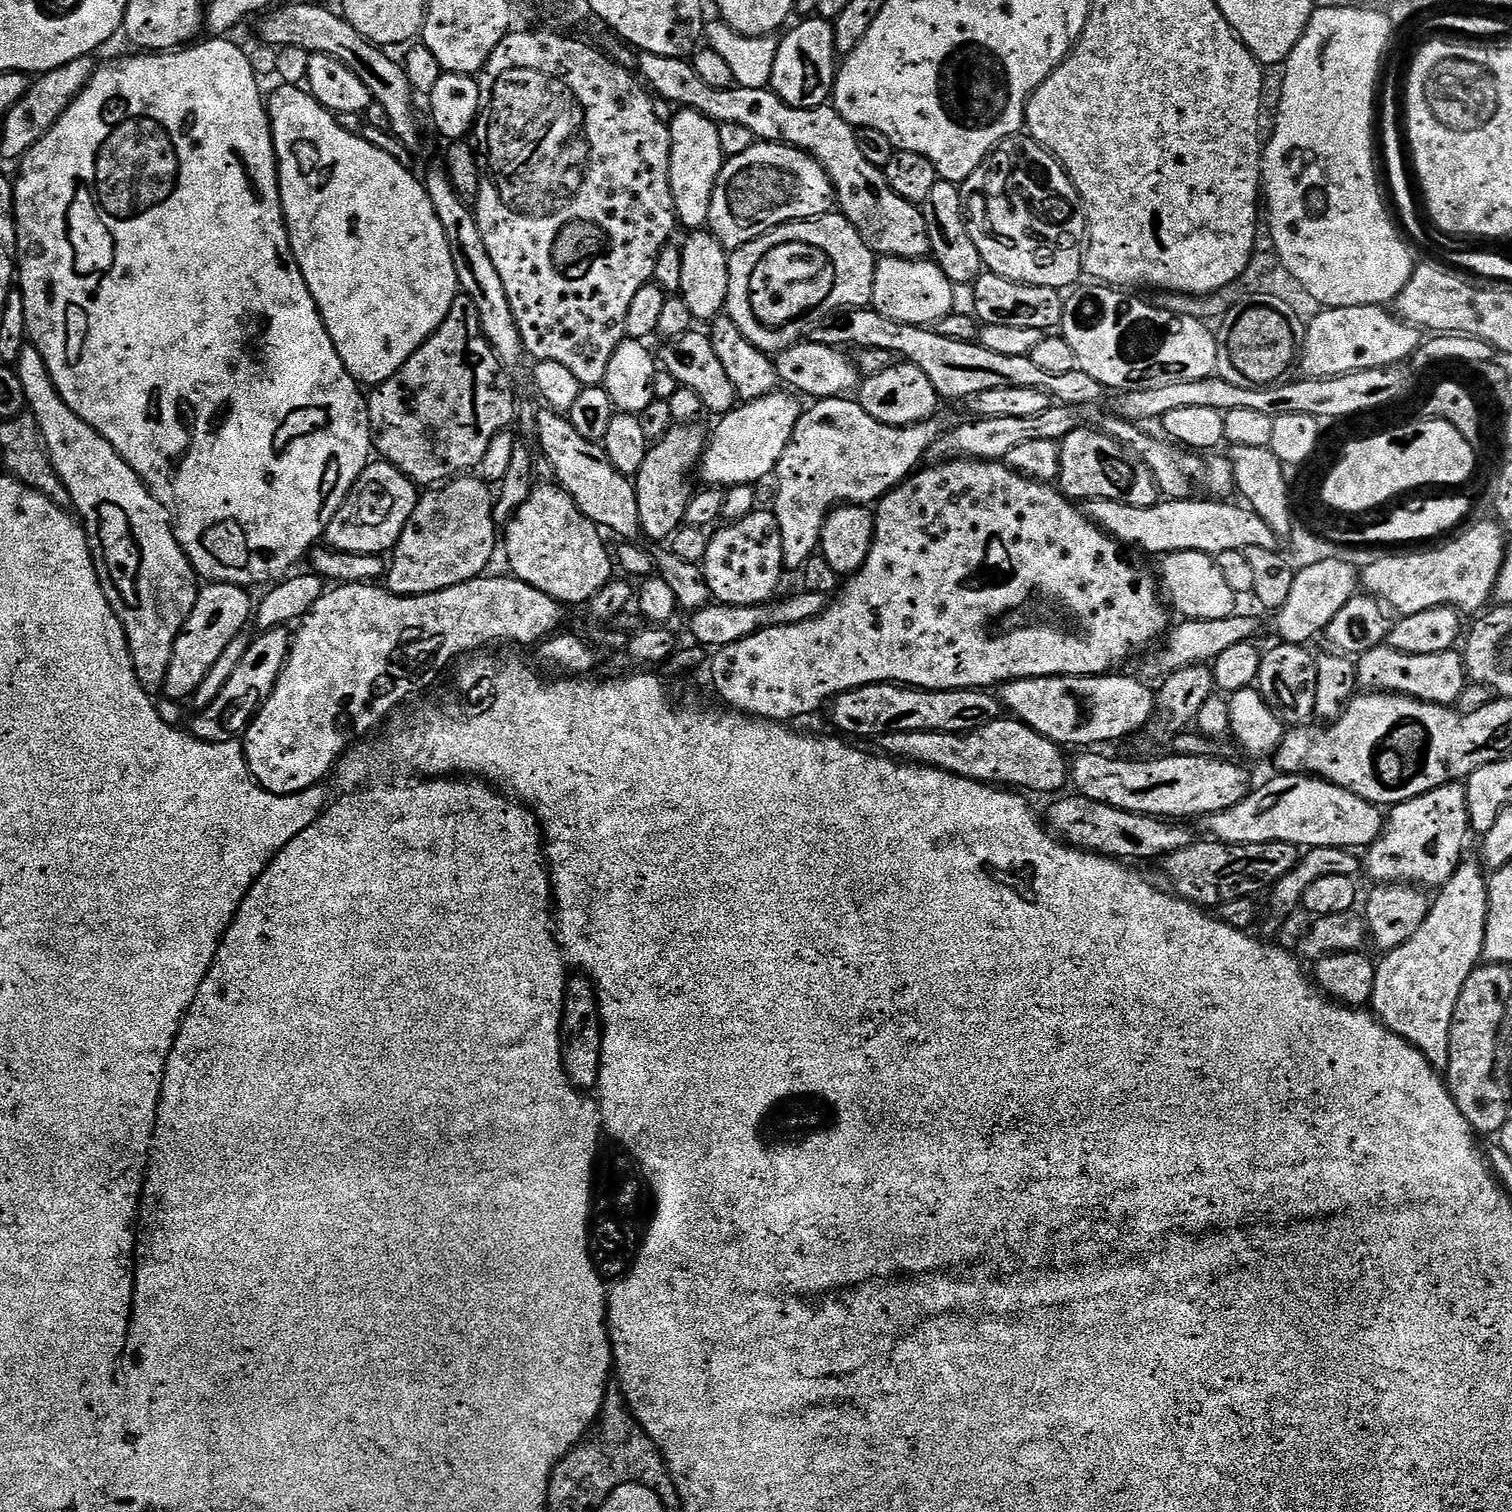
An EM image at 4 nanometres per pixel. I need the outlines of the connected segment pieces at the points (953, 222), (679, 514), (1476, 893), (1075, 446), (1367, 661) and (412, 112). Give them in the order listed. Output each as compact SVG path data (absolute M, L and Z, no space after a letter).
M937 179L936 185L931 188L929 196L923 202L922 211L926 222L926 234L932 247L931 259L935 260L942 274L950 278L953 286L971 285L980 277L984 263L978 254L978 246L974 246L968 233L961 189L948 180Z
M700 422L673 423L668 431L649 447L646 458L634 477L636 501L640 511L640 526L645 537L664 542L685 523L688 501L693 489L688 489L688 475L697 471L704 459L706 428Z
M1465 859L1435 896L1414 938L1379 957L1370 1008L1385 1028L1414 1045L1433 1068L1444 1070L1448 1067L1451 1018L1458 996L1484 955L1488 917L1485 869L1475 859Z
M1078 426L1069 436L1059 441L1059 491L1073 502L1087 502L1094 498L1110 498L1126 506L1154 506L1161 499L1154 474L1134 458L1132 453L1114 438L1095 427Z
M1383 644L1374 650L1363 652L1355 661L1355 665L1356 679L1361 689L1410 696L1443 706L1455 705L1468 683L1464 657L1457 649L1440 654L1404 655Z
M288 4L285 8L278 8L269 11L259 21L259 39L277 50L298 46L313 56L329 56L354 70L354 74L362 78L366 90L370 90L373 101L386 109L391 133L405 147L416 150L420 144L420 124L416 121L416 108L412 105L414 93L404 73L403 63L399 59L391 60L381 45L362 38L362 34L358 34L358 30L354 30L354 26L350 26L350 22L346 22L339 11L331 12L320 4Z

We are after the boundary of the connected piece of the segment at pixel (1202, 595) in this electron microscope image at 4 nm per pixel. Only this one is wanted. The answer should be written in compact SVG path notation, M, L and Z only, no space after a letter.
M1169 552L1161 560L1158 584L1173 613L1181 612L1185 620L1209 620L1226 618L1237 611L1237 594L1222 578L1222 570L1218 570L1213 557L1201 552Z

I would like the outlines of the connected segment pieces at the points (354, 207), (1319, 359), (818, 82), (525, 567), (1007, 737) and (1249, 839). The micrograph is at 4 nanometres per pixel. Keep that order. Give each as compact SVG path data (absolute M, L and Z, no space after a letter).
M281 83L279 87L273 90L272 96L270 92L266 107L268 121L272 124L272 141L276 147L276 166L280 174L280 201L284 207L284 225L288 227L288 241L294 258L302 270L302 278L306 278L306 286L314 298L317 310L320 311L322 322L334 342L334 350L338 350L338 358L342 358L346 370L357 382L364 386L375 386L391 378L432 337L436 327L446 318L458 294L450 246L447 245L446 235L427 196L425 185L419 175L415 176L415 171L401 166L394 157L384 153L378 146L371 145L360 134L347 132L342 126L338 126L333 113L318 103L311 92L303 87L285 83Z
M1378 304L1320 310L1312 321L1307 321L1299 371L1304 376L1326 378L1350 374L1358 368L1393 367L1413 357L1422 343L1421 331L1389 312Z
M804 18L799 22L801 24L793 23L779 37L780 45L774 58L770 87L791 108L822 108L829 103L832 86L836 83L838 53L834 42L833 21Z
M540 482L533 487L532 492L522 502L520 509L513 514L502 532L502 552L508 555L508 564L511 575L517 580L526 582L542 594L554 598L558 603L571 606L571 604L587 605L589 600L600 588L613 579L614 560L610 555L610 548L604 545L605 537L596 523L582 514L564 489L552 482Z
M1017 718L991 720L989 724L978 726L978 730L973 732L891 732L879 737L878 744L883 755L890 756L897 762L925 764L967 780L1007 786L1028 794L1060 794L1070 784L1069 753Z
M1276 774L1261 788L1253 787L1247 796L1226 810L1203 817L1209 837L1226 844L1290 842L1301 850L1346 848L1364 850L1383 831L1383 811L1358 798L1350 790L1311 774Z

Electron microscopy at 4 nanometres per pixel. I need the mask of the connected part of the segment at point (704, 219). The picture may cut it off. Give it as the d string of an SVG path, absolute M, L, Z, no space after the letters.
M680 108L668 124L670 134L670 190L676 207L676 219L681 229L700 230L708 223L710 202L718 174L724 168L722 142L718 142L716 121L689 108Z

